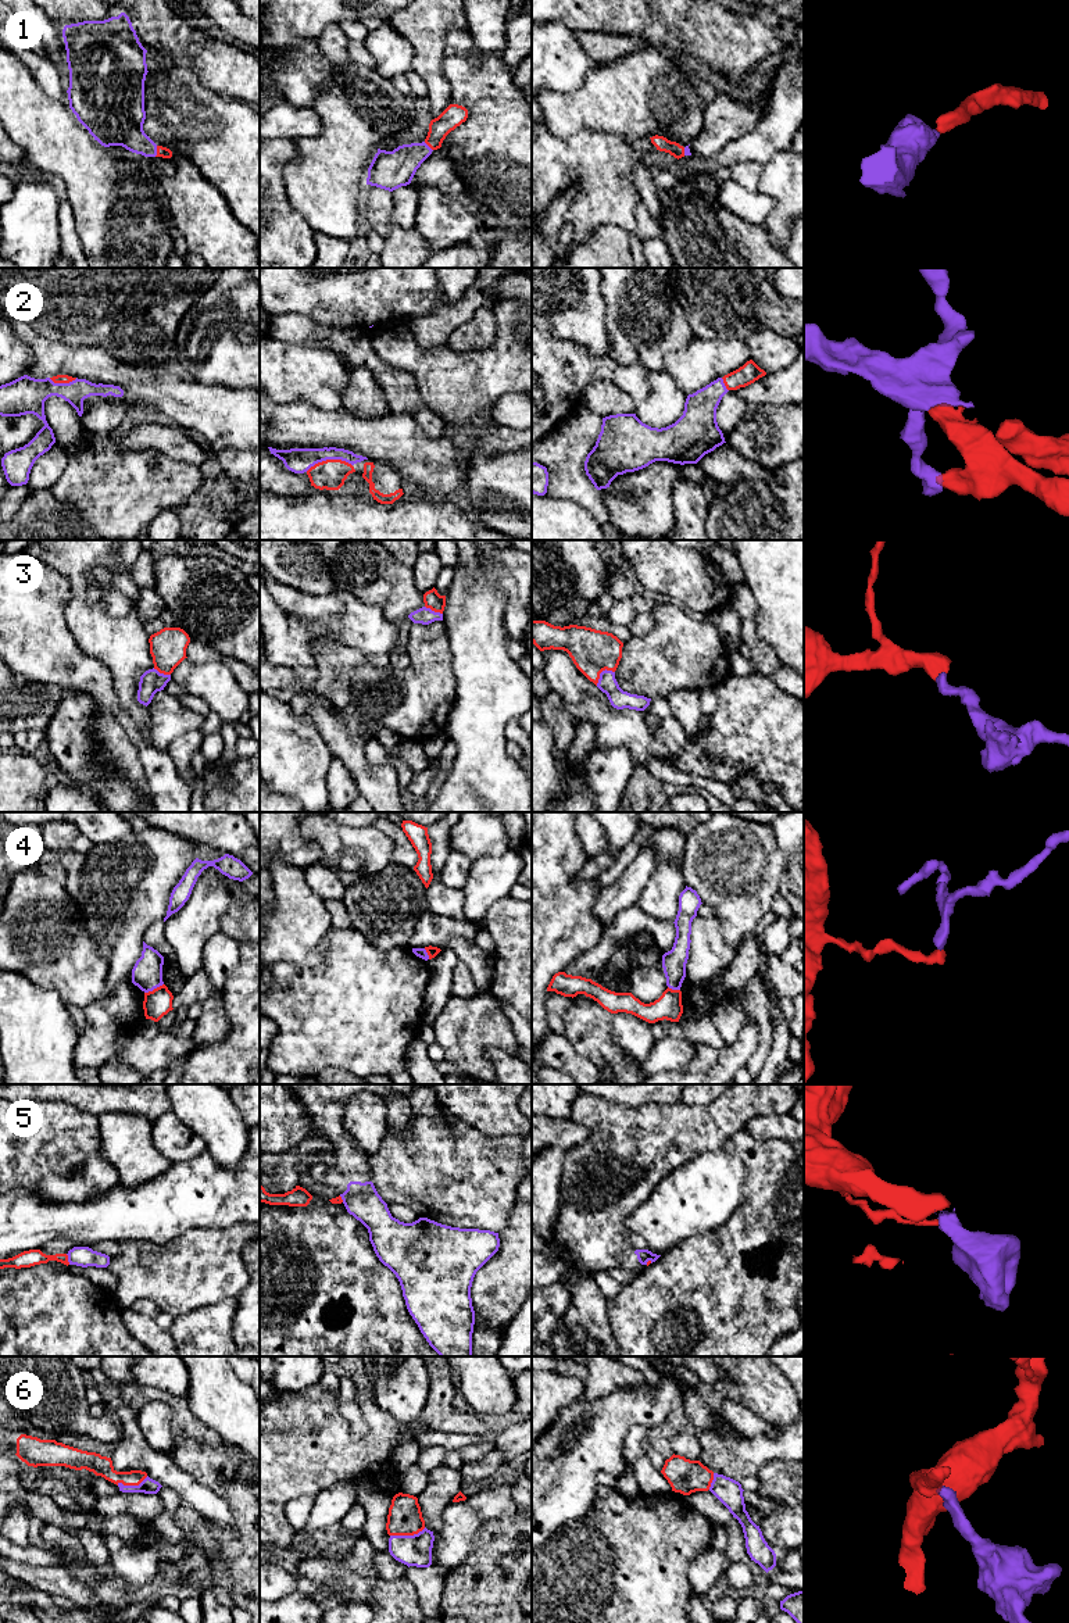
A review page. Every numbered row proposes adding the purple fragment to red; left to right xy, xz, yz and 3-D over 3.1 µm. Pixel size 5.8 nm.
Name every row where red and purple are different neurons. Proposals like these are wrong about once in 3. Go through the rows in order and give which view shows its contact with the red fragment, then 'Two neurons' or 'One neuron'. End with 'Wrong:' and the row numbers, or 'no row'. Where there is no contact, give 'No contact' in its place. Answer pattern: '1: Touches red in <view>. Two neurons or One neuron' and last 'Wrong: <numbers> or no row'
1: Touches red in xy. One neuron
2: Touches red in xz. One neuron
3: Touches red in yz. One neuron
4: Touches red in xy. Two neurons
5: Touches red in xy. Two neurons
6: Touches red in xz. One neuron
Wrong: 4, 5

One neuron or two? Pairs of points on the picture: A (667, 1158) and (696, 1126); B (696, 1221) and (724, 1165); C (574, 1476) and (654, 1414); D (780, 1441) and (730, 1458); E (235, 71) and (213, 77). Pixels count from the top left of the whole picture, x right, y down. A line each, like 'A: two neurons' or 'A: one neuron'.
A: one neuron
B: one neuron
C: one neuron
D: one neuron
E: one neuron

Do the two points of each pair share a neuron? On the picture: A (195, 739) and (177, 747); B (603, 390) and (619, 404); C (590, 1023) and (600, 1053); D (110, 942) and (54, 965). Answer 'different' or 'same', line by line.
A: same
B: same
C: same
D: different

